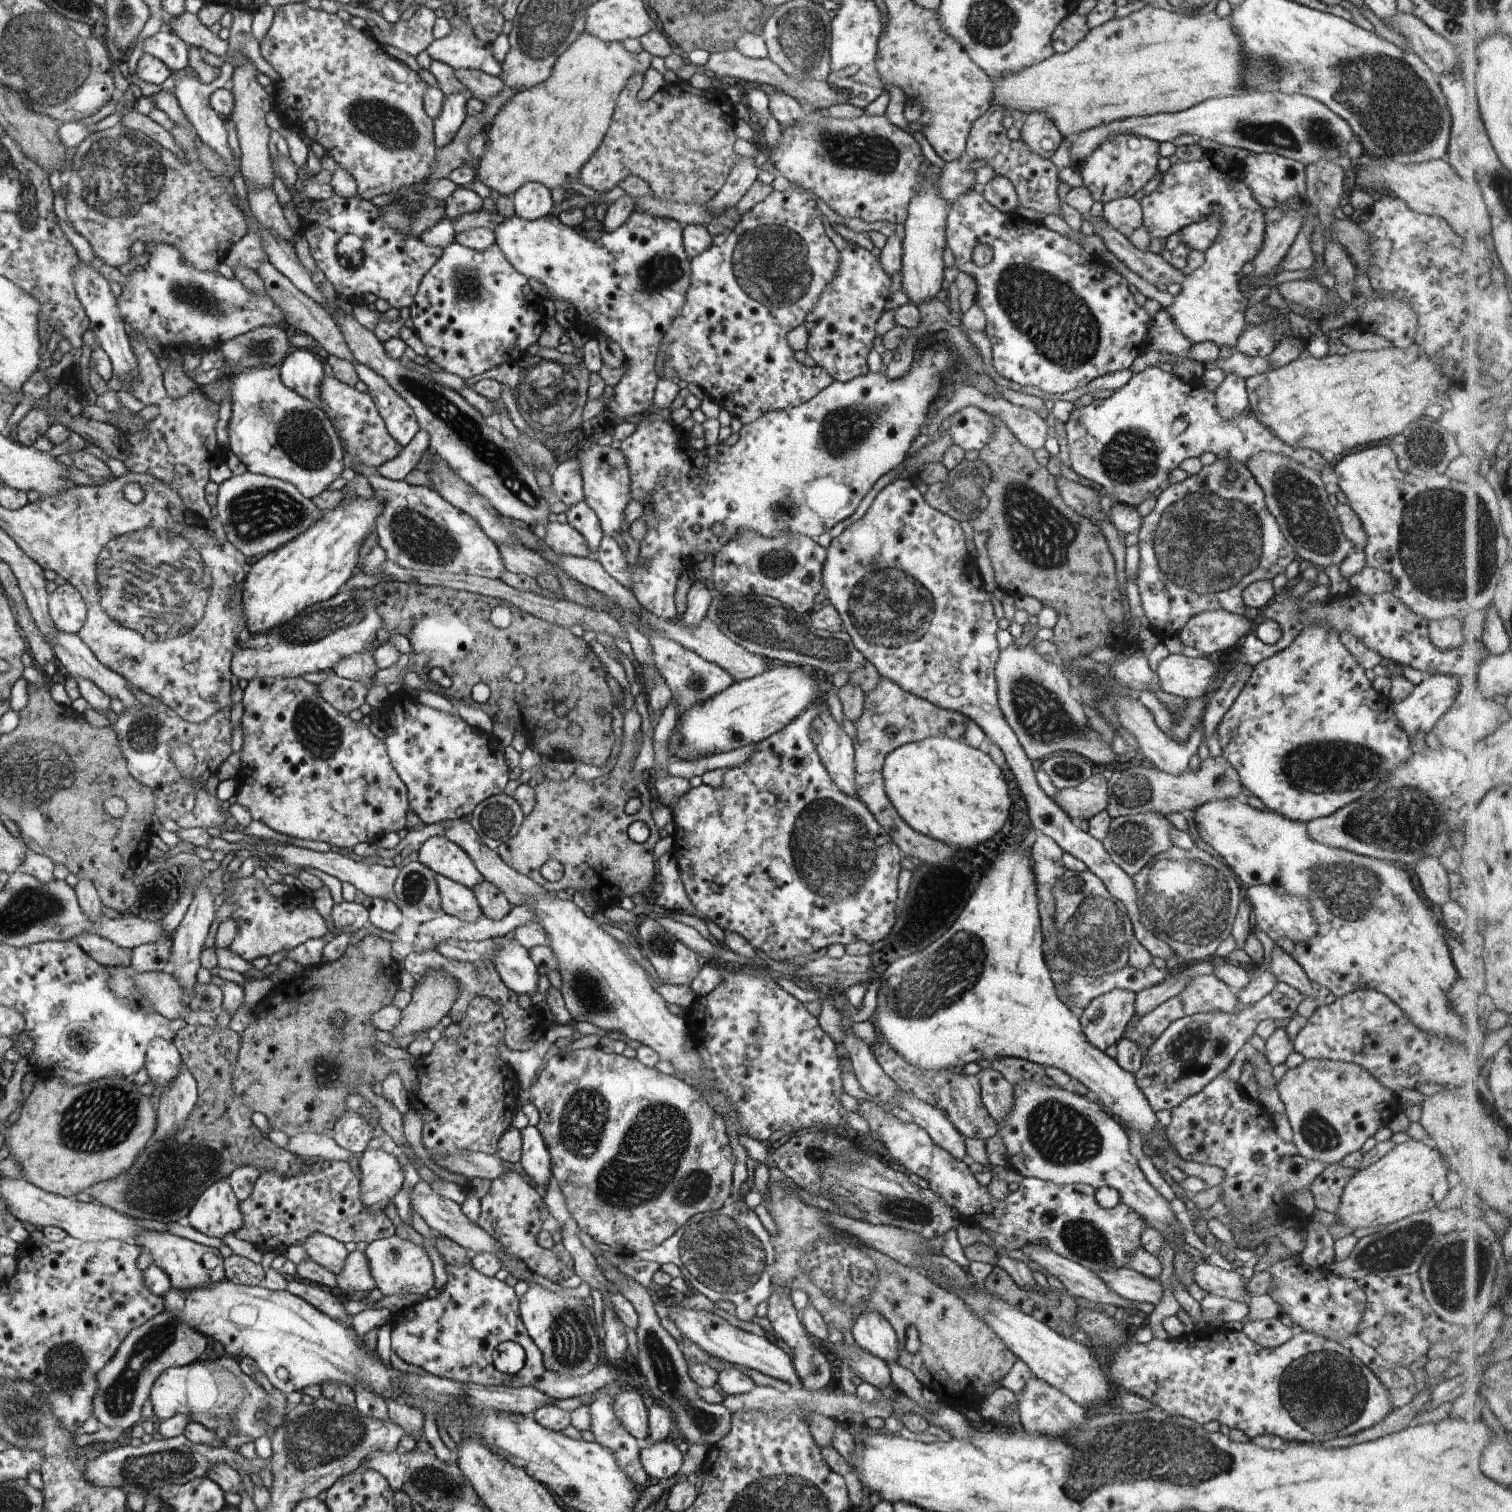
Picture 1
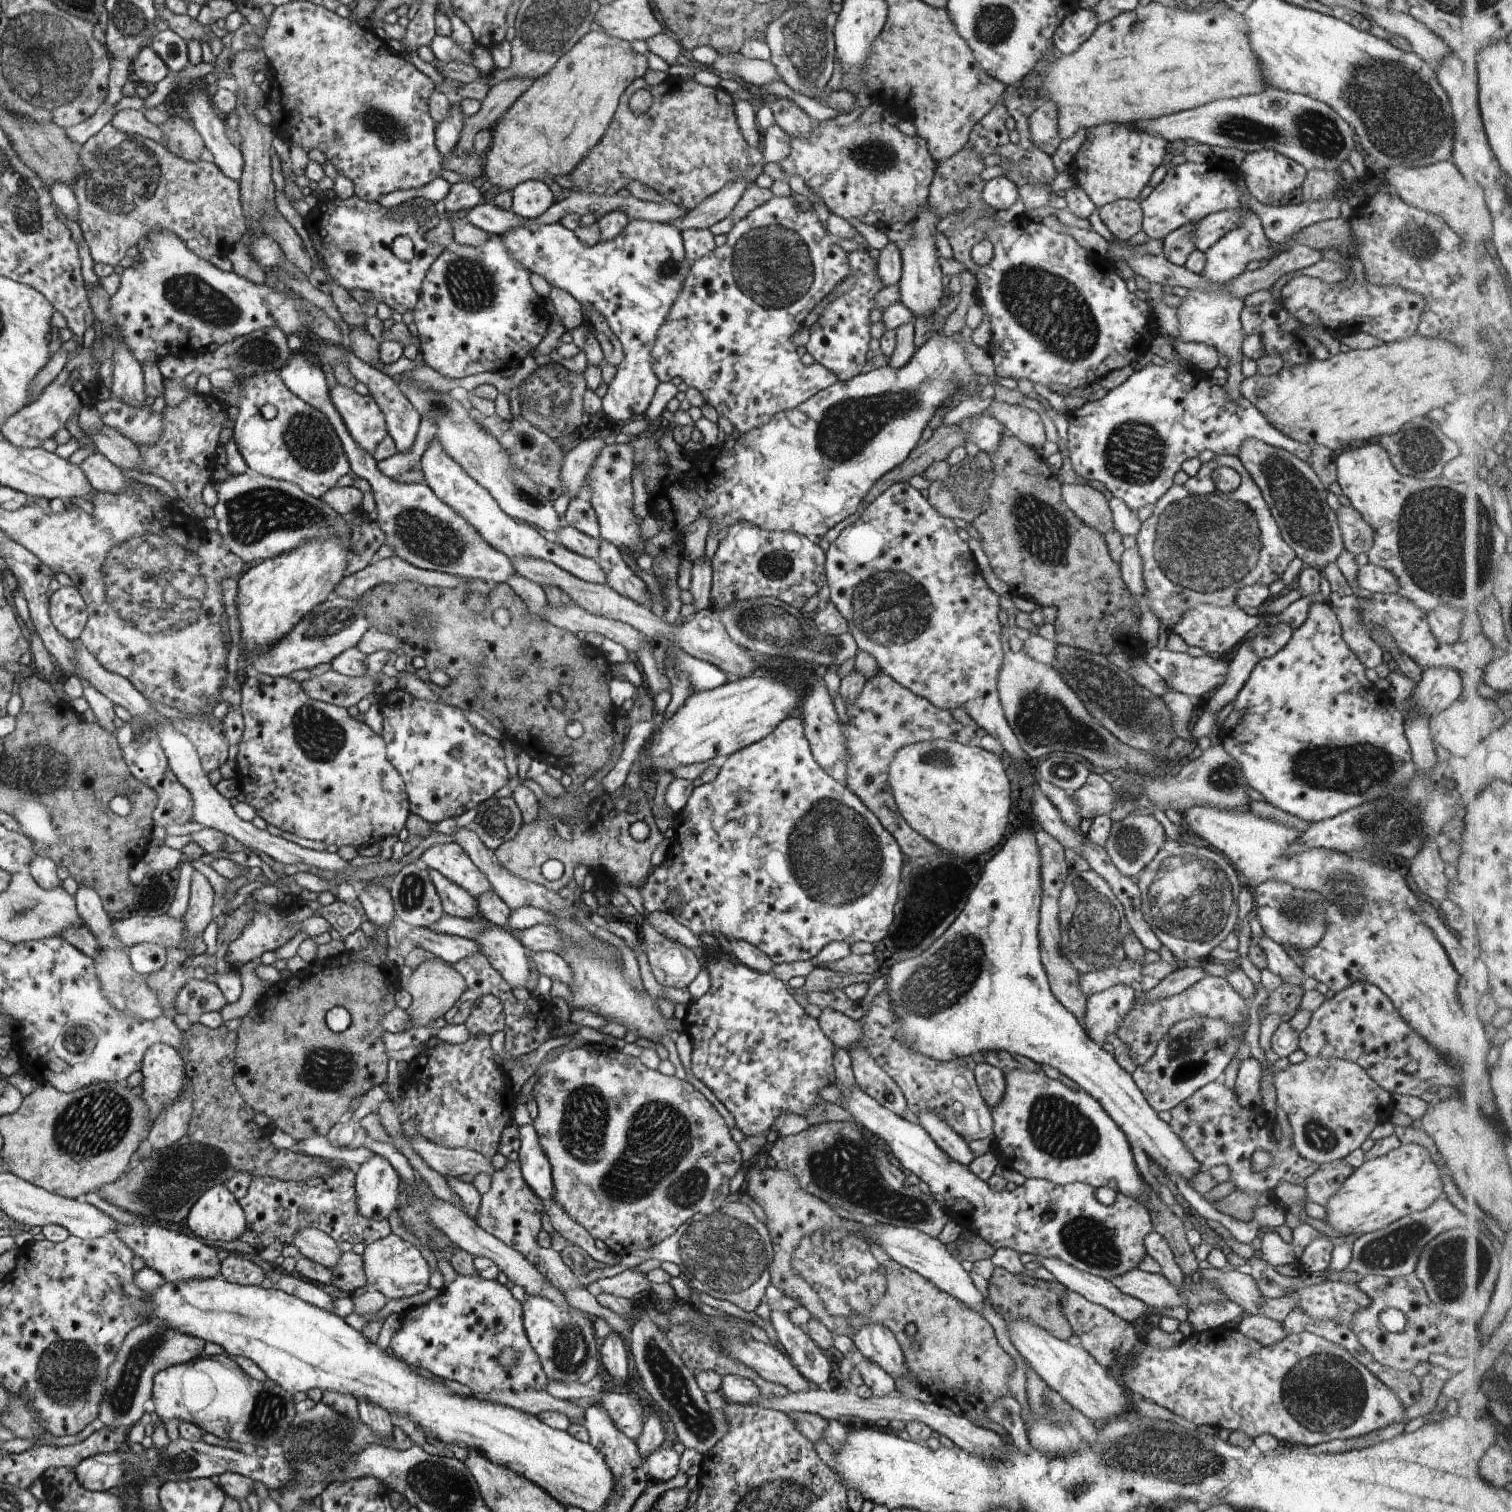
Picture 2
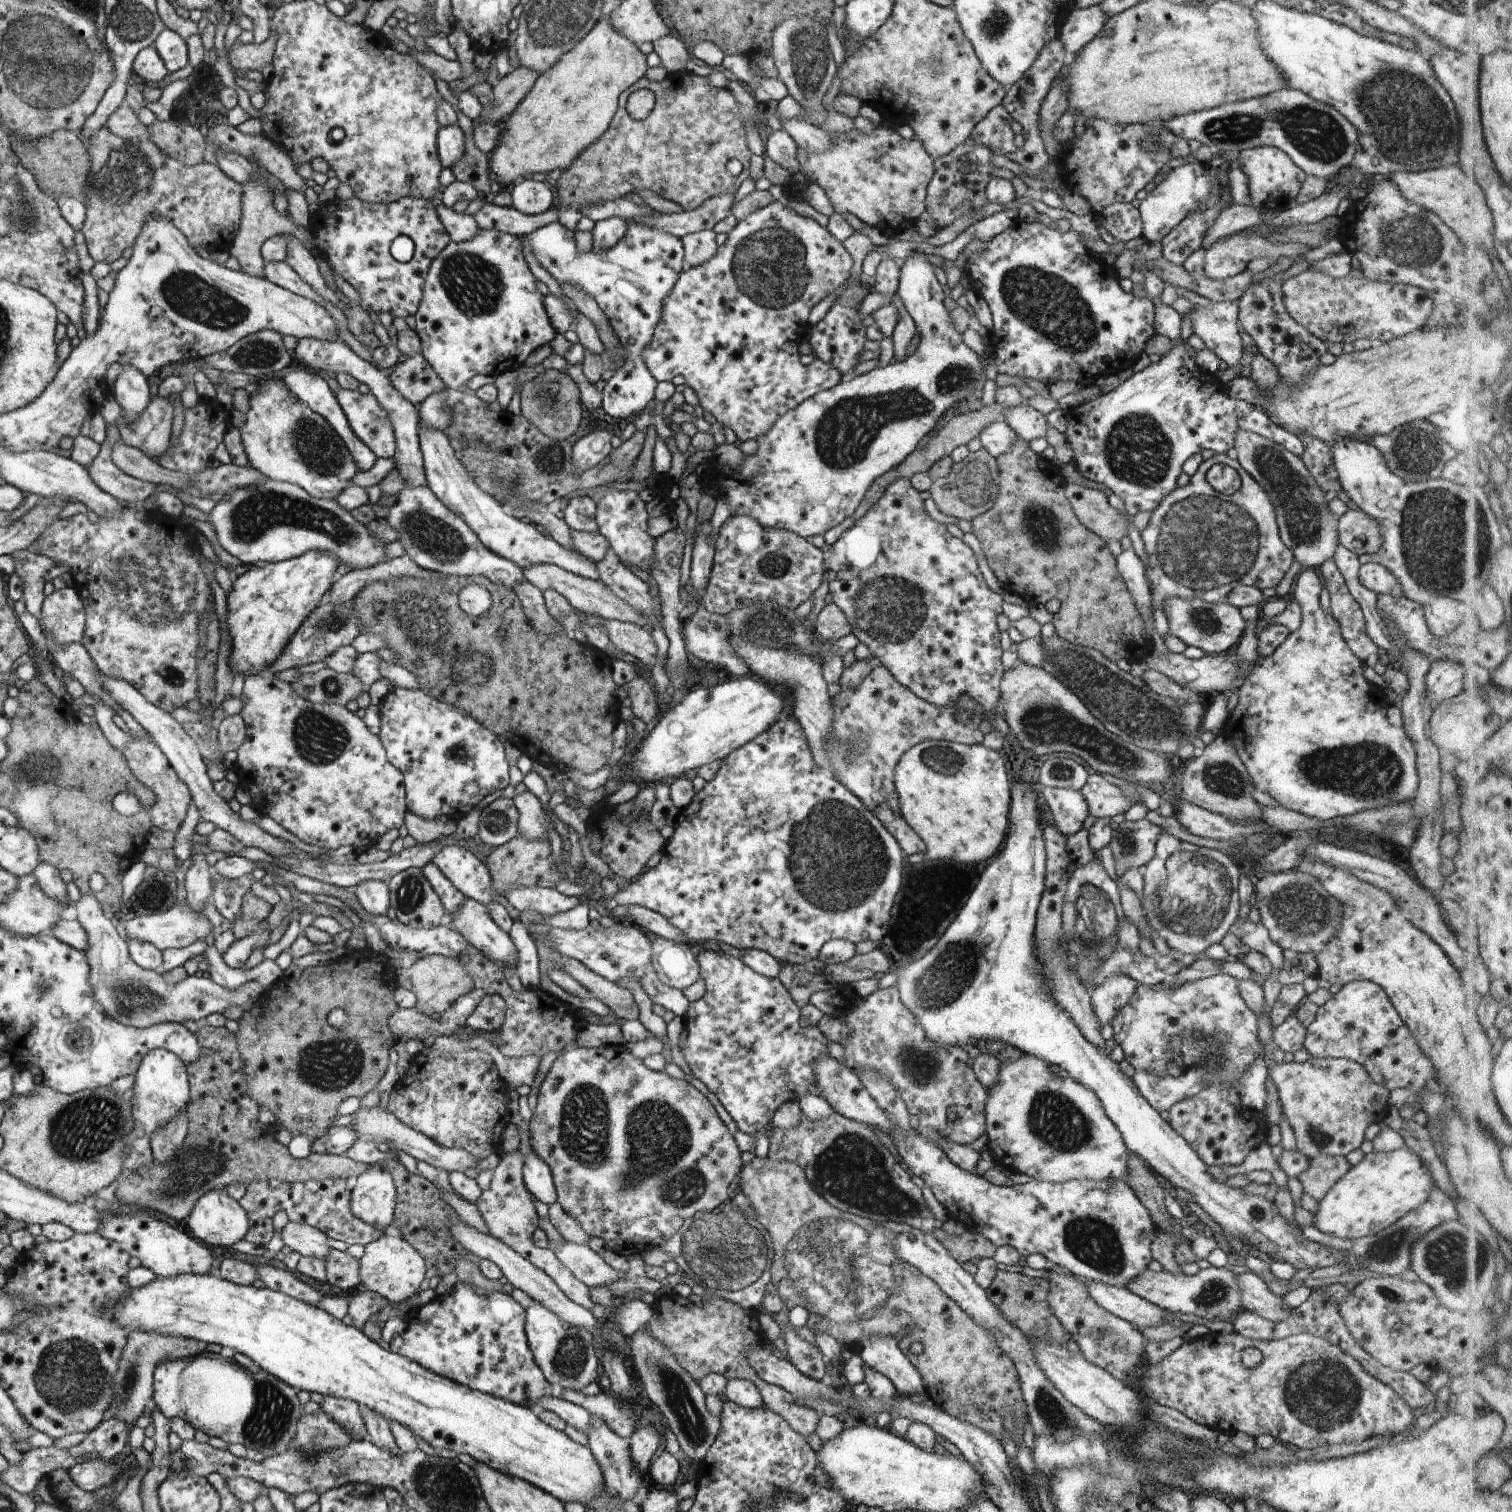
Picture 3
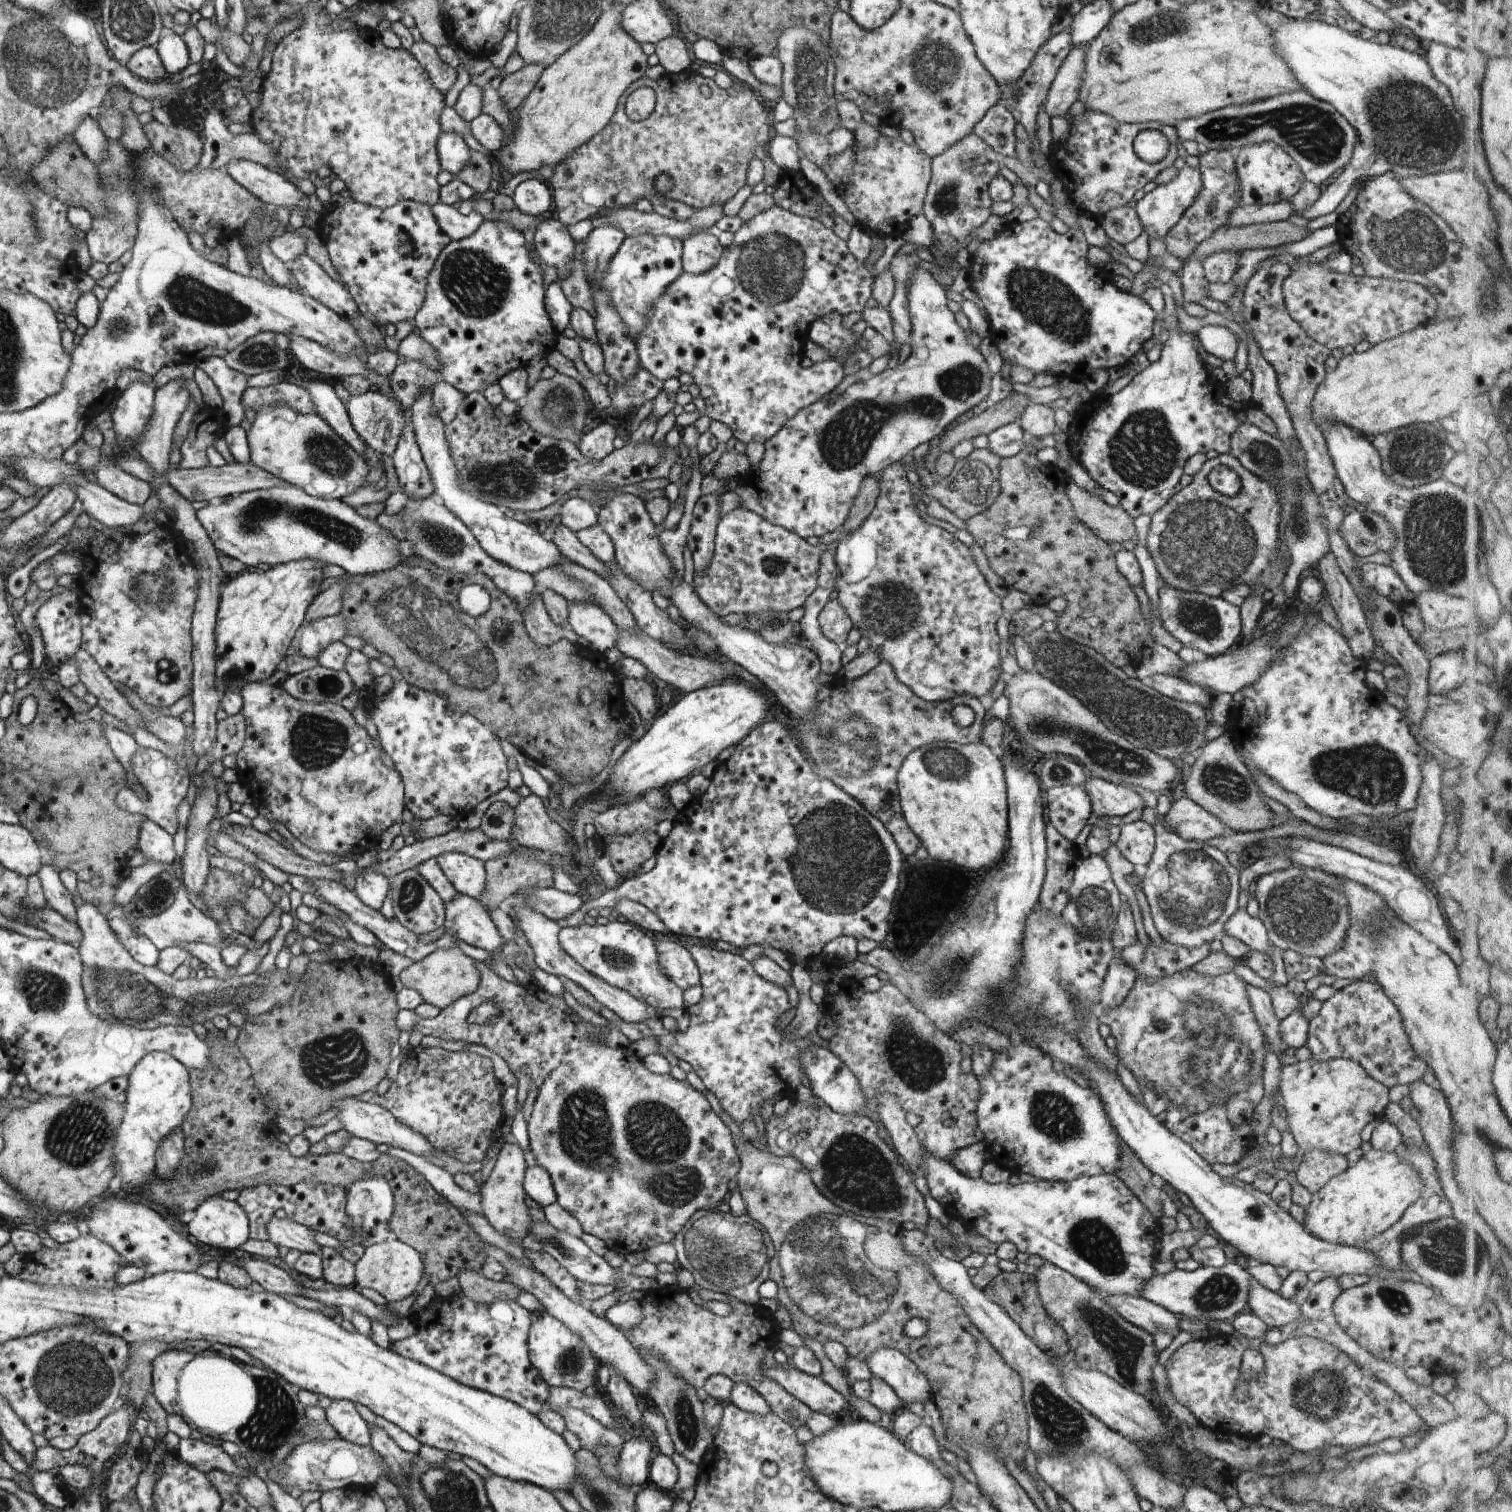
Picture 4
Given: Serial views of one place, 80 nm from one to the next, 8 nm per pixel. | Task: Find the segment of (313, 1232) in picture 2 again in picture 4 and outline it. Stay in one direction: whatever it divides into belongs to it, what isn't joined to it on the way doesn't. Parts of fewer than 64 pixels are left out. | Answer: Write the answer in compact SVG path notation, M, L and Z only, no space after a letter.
M273 1216L265 1226L269 1237L267 1240L276 1246L286 1246L299 1250L301 1253L320 1253L321 1246L314 1241L312 1230L307 1226L298 1224L288 1217L277 1218Z

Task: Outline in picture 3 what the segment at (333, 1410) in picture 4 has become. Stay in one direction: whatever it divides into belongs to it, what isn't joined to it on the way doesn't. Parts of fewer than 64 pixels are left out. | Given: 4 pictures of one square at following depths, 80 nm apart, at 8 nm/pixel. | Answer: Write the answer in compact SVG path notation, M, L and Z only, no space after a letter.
M324 1396L324 1400L321 1402L321 1409L354 1440L368 1439L369 1434L357 1402L350 1399Z

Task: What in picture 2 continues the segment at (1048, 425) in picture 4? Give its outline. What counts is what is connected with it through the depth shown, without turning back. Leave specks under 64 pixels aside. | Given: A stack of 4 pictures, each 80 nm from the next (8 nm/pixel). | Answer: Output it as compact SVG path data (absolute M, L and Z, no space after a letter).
M993 399L987 412L998 420L1006 431L1030 447L1042 446L1046 441L1045 427L1038 412L1016 404Z

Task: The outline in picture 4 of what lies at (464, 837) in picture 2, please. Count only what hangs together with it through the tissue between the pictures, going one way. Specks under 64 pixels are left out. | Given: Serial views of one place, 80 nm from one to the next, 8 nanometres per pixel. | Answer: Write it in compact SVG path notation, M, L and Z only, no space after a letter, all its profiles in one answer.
M553 886L543 889L536 888L534 892L526 894L525 899L527 900L526 904L530 904L553 921L568 918L570 914L580 910L580 906L583 904L580 895L565 893Z

